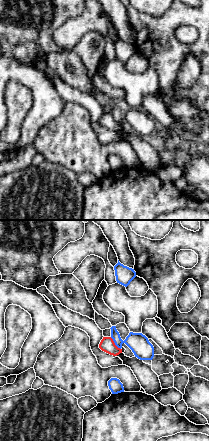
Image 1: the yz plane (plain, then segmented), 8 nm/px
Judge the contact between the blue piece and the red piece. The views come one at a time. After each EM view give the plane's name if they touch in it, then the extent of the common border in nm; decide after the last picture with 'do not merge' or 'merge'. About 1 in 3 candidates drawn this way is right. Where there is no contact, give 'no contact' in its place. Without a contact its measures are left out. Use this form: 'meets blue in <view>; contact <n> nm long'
meets blue in yz; contact 130 nm long

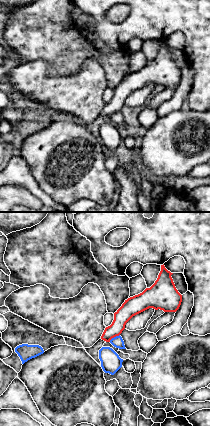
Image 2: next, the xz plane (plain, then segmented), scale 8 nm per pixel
meets blue in xz; contact 110 nm long

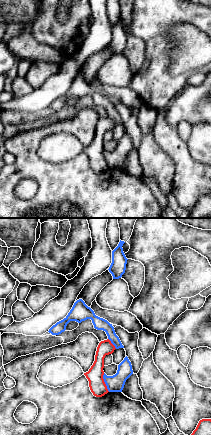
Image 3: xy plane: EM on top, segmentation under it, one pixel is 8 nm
meets blue in xy; contact 160 nm long

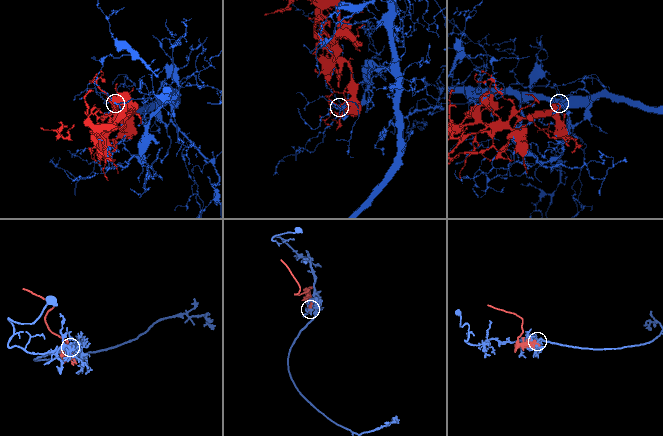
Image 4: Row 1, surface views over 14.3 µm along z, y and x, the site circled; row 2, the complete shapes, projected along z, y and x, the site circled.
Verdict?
do not merge

